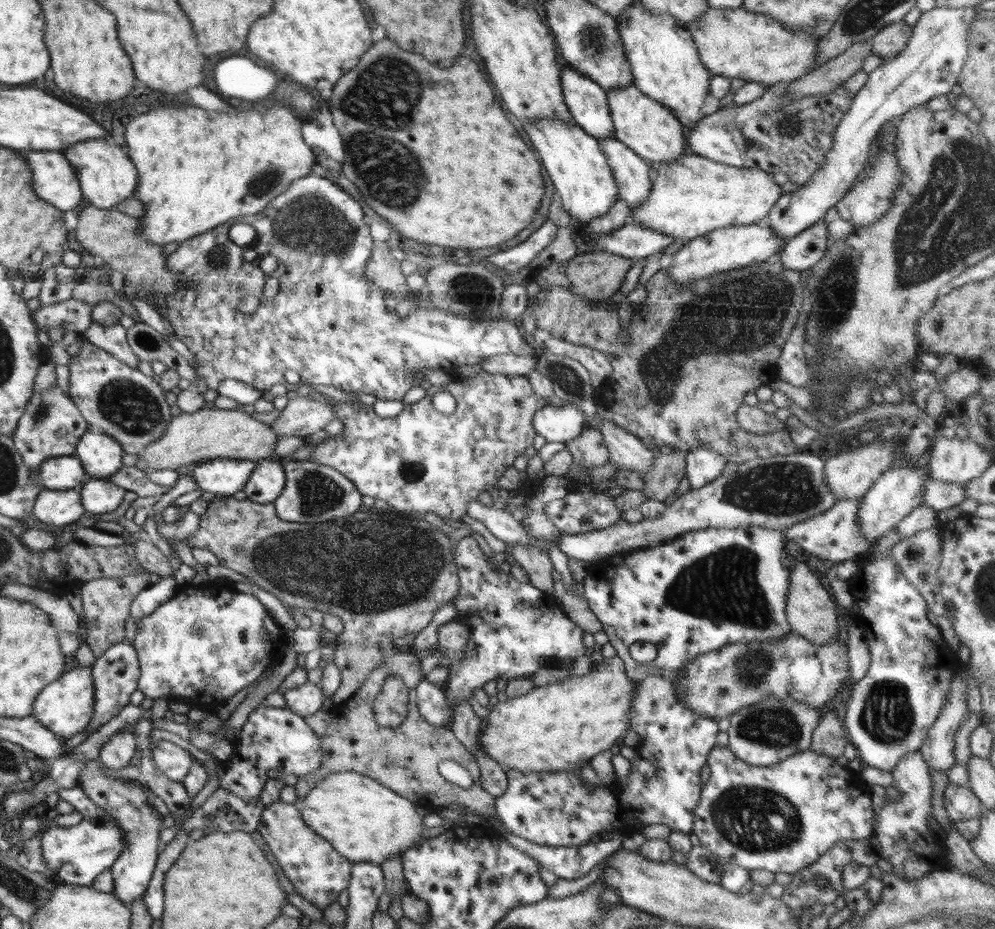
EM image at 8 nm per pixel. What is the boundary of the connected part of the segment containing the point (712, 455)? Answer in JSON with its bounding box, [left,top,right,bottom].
[684,448,727,490]

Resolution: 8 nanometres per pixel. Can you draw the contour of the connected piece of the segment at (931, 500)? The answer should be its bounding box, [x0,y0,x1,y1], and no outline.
[922,478,966,512]

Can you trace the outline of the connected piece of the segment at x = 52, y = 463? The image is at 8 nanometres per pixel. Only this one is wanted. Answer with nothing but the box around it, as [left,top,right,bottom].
[38,455,88,490]

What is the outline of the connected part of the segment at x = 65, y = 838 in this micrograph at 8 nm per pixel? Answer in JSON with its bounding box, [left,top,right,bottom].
[40,796,127,886]

